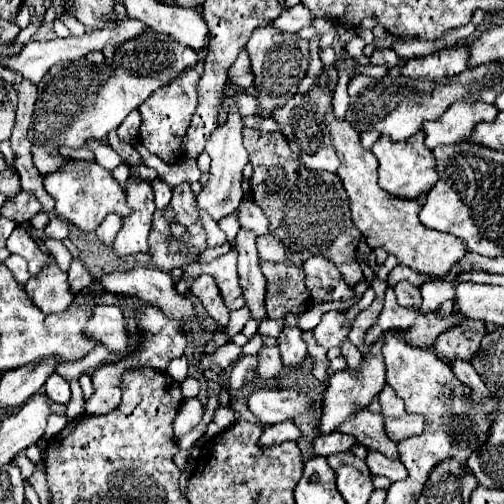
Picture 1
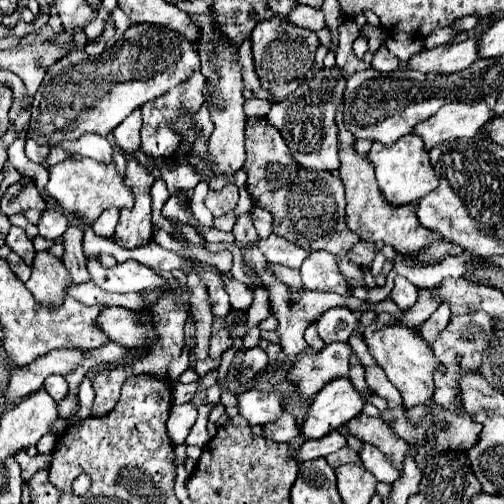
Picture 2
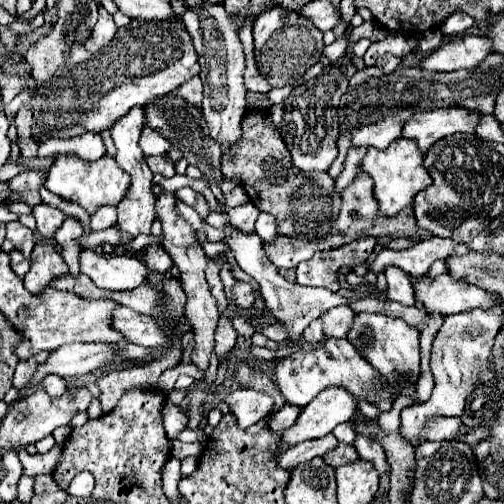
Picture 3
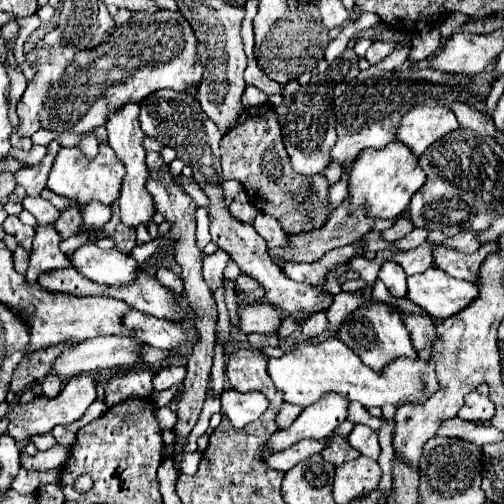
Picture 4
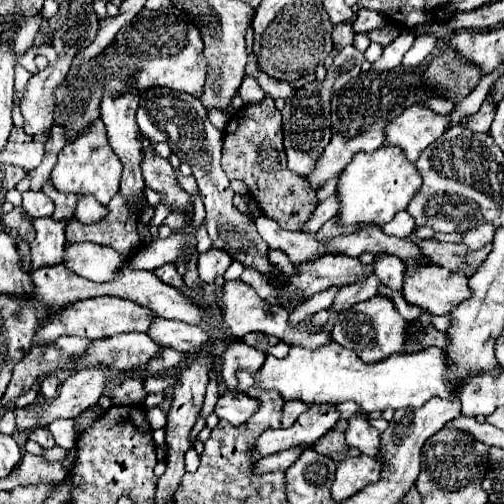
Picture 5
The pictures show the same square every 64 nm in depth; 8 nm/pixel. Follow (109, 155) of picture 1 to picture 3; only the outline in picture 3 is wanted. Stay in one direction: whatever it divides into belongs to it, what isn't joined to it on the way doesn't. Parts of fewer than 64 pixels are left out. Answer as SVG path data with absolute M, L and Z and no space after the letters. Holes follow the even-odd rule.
M82 134L78 138L50 138L40 144L38 156L52 156L52 154L78 154L84 160L98 160L106 154L106 146L100 134Z

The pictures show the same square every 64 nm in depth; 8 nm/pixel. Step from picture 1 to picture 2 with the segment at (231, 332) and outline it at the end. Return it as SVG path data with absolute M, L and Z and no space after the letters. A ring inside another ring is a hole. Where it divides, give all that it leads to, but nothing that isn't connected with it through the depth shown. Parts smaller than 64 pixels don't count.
M232 326L223 328L211 336L209 349L209 356L211 358L220 358L220 355L233 345L233 340L230 337L231 328Z

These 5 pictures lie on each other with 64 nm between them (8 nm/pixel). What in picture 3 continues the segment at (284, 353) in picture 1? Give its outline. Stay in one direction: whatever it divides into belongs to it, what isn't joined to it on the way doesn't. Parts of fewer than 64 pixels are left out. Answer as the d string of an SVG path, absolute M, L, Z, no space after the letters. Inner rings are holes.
M228 226L224 232L230 234L230 238L226 238L226 244L230 246L230 250L232 250L236 262L242 266L242 270L244 270L246 274L250 274L250 276L260 284L262 296L264 296L266 306L268 306L268 312L270 312L280 324L286 326L286 330L288 330L288 346L298 346L304 328L306 328L312 320L320 318L326 310L330 310L330 308L334 308L334 306L338 306L338 304L346 304L346 302L348 302L346 298L342 298L340 294L336 294L336 292L332 292L332 290L326 290L326 288L310 288L310 286L298 286L298 284L290 284L288 280L284 280L284 278L278 274L276 266L272 266L272 262L268 260L266 252L264 252L264 248L262 248L260 236L256 236L256 234L252 234L252 236L250 236L250 234L242 234L242 232L236 232L236 230L230 228L230 226Z

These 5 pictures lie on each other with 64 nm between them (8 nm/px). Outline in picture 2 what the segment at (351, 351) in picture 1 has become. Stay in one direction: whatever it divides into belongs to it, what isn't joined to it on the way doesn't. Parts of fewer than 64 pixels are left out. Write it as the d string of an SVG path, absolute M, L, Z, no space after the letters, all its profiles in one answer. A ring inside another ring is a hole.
M355 354L350 359L350 379L360 392L364 392L368 386L365 381L365 367Z

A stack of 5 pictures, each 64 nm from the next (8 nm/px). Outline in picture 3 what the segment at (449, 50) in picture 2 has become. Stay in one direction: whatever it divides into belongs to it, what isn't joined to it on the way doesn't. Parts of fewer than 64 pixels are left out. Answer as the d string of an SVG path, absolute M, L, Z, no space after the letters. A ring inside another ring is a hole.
M470 36L454 38L444 42L438 50L426 54L420 60L420 68L436 70L436 72L452 72L452 70L472 70L490 54L490 44L486 36Z

